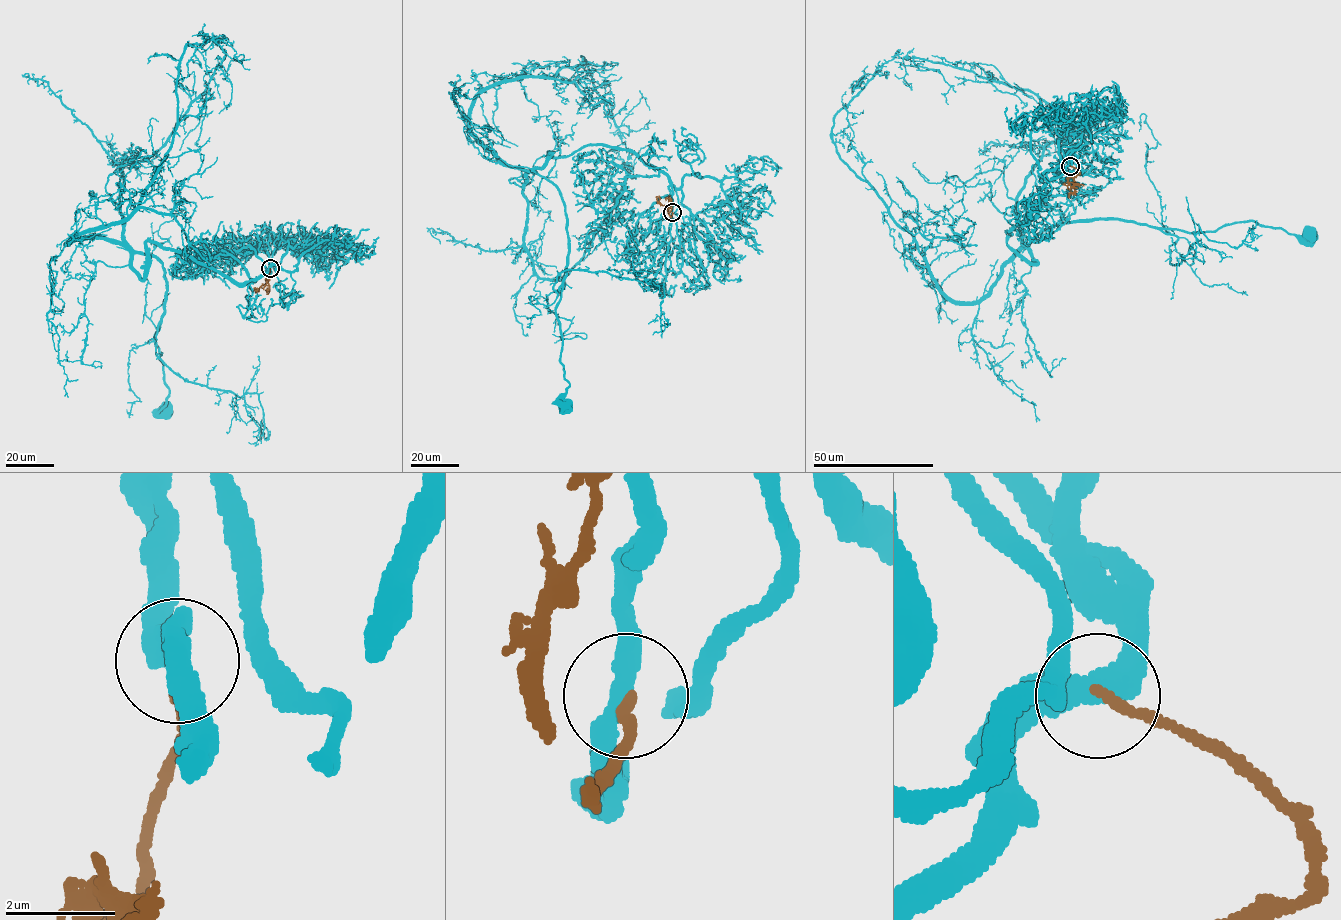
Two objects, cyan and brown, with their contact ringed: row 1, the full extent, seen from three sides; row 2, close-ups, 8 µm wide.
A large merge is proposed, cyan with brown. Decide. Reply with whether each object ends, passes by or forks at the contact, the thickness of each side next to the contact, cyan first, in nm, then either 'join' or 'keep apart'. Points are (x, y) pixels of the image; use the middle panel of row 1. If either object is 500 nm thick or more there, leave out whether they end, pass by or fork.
cyan passes by; brown ends there; 400 nm thick on the cyan side, 170 nm on the other; keep apart

